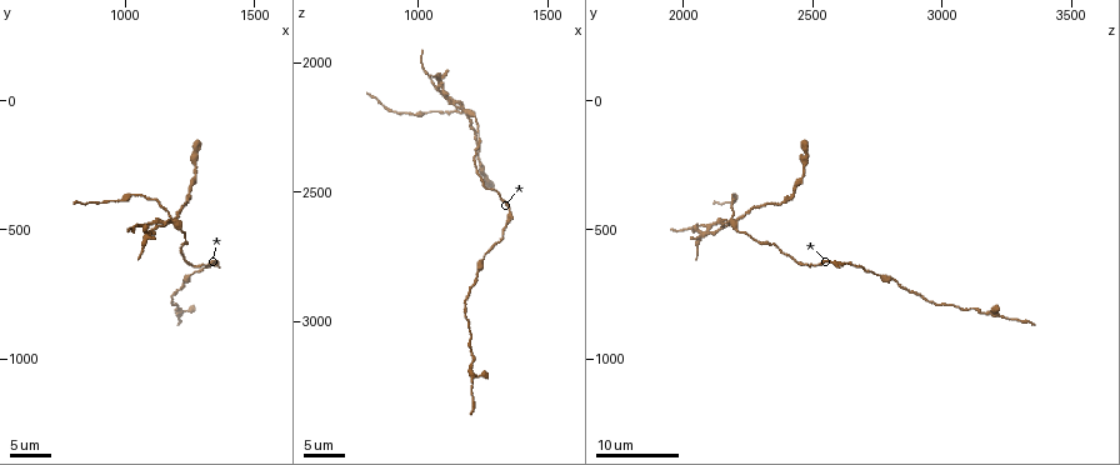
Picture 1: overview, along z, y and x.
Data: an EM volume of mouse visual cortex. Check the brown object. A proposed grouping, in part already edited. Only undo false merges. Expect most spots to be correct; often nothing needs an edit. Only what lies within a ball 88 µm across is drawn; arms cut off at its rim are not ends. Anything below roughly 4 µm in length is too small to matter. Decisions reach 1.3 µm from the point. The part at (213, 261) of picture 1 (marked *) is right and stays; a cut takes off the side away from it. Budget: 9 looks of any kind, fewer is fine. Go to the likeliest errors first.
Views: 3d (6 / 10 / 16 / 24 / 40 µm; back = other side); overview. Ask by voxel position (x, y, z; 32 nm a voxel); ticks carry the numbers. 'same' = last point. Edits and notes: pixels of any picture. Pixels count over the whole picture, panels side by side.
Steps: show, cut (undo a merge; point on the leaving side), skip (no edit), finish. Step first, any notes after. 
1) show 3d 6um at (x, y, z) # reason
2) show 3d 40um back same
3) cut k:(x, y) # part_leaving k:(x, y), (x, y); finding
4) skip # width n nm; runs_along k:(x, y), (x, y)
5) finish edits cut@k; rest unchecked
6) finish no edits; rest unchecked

show 3d 16um at (1180, 470, 2190) # thin arm on a thick one

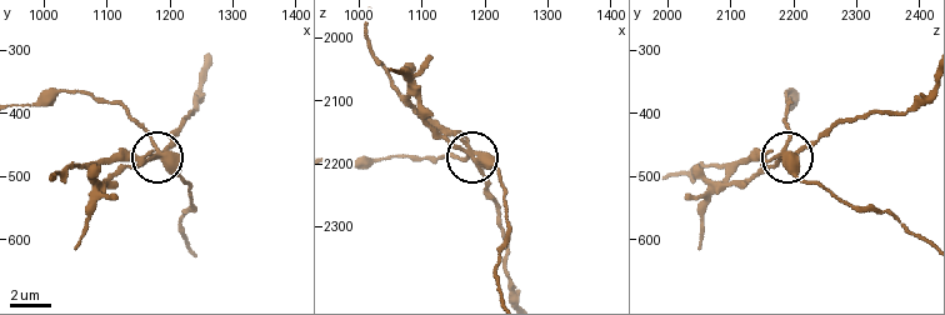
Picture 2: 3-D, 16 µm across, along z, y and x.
show 3d 10um at (1180, 465, 2190)

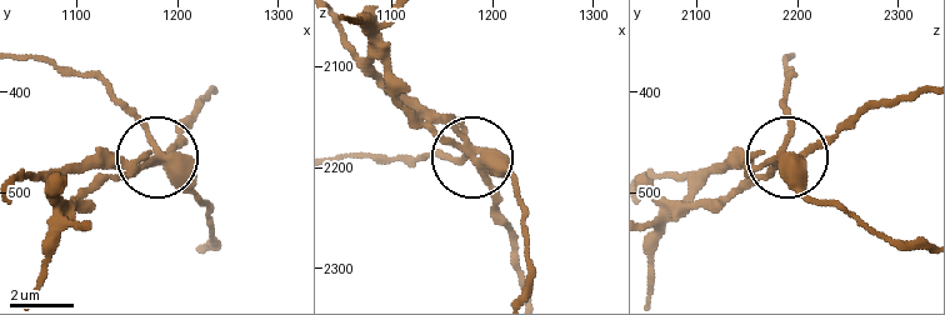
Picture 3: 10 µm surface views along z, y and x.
cut 3:(123, 164) # side_arm 15 um; arms 4; a second cell is stuck on

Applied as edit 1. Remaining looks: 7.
show overview

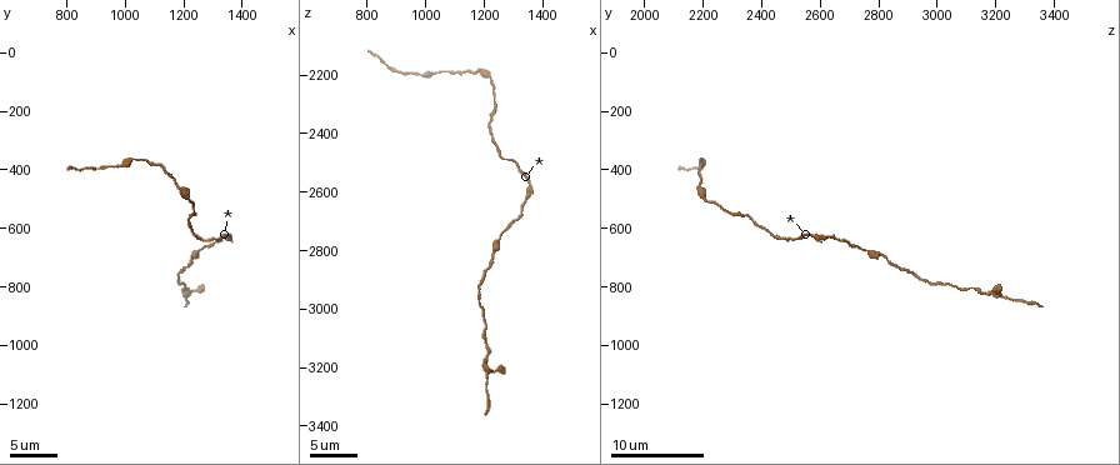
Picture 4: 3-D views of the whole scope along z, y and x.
show 3d 6um at (1200, 830, 3240) # three-way junction

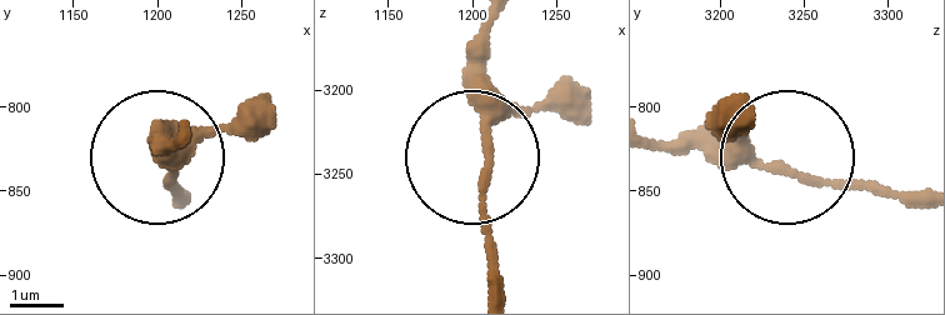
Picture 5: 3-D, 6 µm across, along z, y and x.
show 3d 6um back at (1210, 834, 3228)

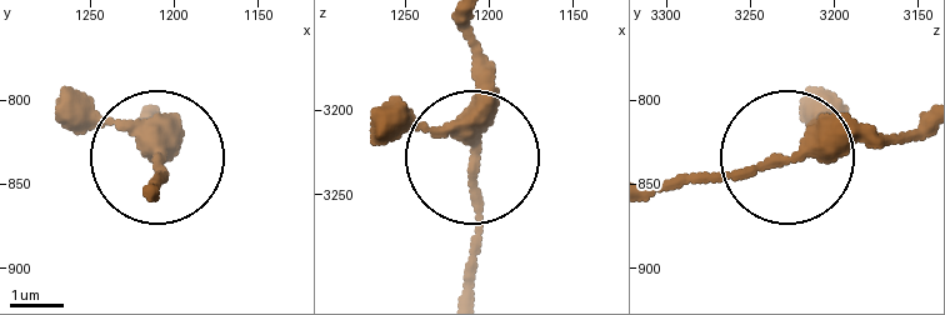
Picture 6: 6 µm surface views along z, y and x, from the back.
skip # width 250 nm; runs_along 6:(469, 26), (469, 188), (483, 228), (469, 281); all the same cell

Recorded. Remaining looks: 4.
show 3d 6um at (1250, 690, 2760) # calibre changes

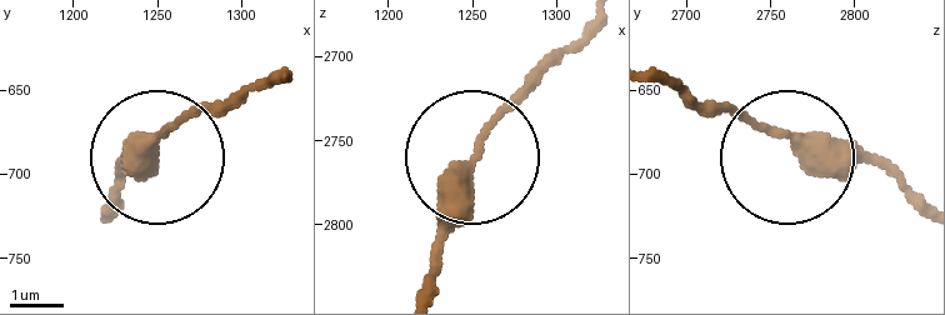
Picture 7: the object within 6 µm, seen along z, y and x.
skip # runs_along 7:(583, 33), (466, 168), (435, 284); all the same cell

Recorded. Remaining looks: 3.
show 3d 6um at (1350, 630, 2620) # calibre changes

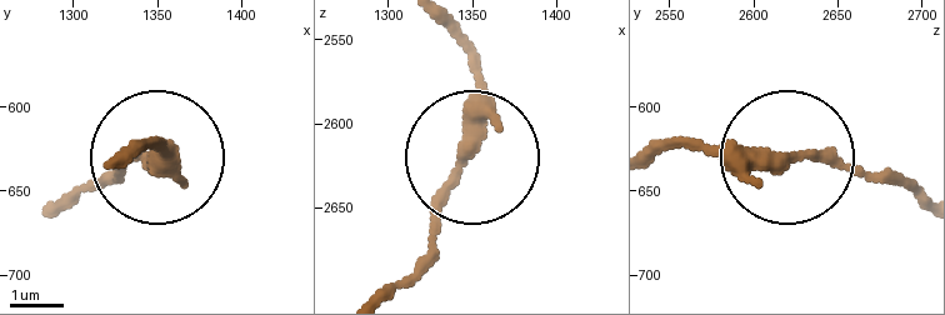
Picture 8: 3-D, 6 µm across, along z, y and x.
skip # width 300 nm; runs_along 8:(674, 144), (920, 184); continuous, no second cell

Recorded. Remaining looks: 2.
finish edits cut@3; rest unchecked

